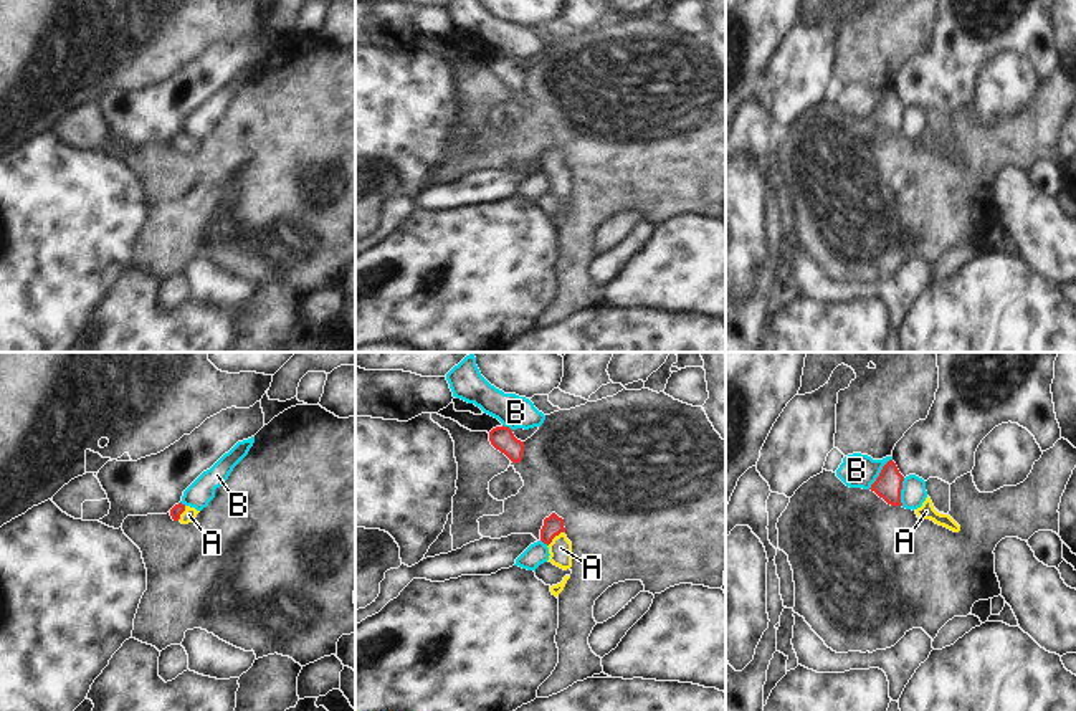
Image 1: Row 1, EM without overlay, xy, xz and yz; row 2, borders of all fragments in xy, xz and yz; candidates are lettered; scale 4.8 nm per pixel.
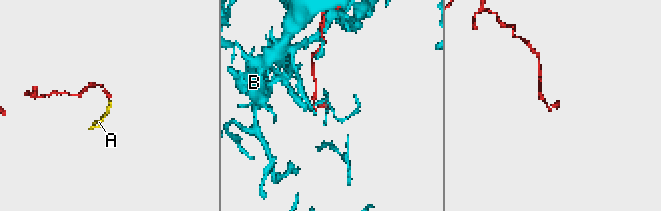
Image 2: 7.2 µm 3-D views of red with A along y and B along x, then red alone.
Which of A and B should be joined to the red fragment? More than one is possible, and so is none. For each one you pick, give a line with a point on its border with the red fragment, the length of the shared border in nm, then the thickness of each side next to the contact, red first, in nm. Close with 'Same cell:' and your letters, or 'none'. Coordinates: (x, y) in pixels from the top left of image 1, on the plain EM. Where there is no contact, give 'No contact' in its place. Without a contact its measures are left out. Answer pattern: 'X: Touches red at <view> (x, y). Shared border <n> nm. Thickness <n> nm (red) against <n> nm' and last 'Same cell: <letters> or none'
A: Touches red at xz (554, 166). Shared border 120 nm. Thickness 100 nm (red) against 110 nm
Same cell: A.

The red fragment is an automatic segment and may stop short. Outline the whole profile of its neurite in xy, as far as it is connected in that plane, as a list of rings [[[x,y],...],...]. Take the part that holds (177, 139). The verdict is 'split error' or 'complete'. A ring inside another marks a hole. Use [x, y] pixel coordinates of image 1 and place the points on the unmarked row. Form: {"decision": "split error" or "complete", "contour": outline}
{"decision": "split error", "contour": [[[182,132],[175,134],[172,139],[170,139],[170,146],[174,150],[180,150],[182,154],[188,154],[192,152],[197,144],[200,141],[197,141],[195,137],[190,137],[190,136],[185,136]]]}

